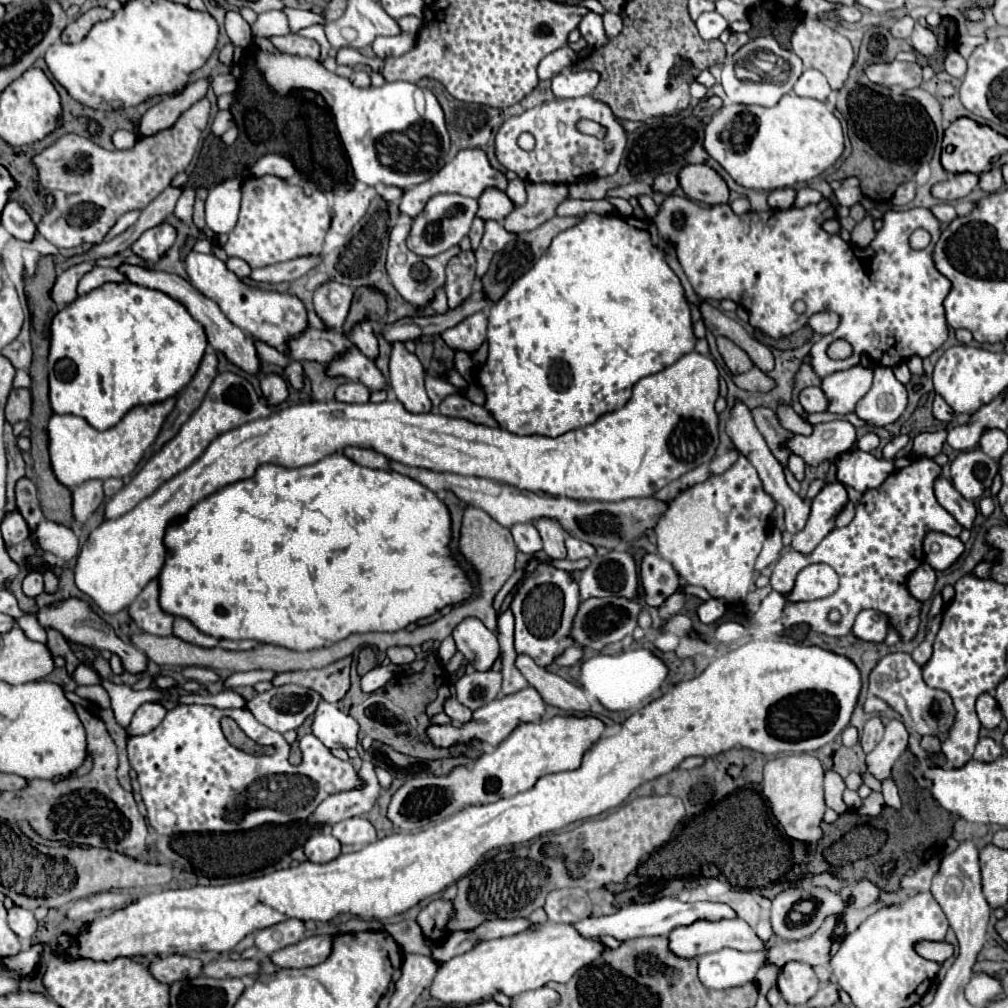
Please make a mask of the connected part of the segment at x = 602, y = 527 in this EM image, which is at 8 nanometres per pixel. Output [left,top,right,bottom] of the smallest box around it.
[390,461,664,549]

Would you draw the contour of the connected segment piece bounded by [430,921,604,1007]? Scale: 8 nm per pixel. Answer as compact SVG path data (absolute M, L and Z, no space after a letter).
M540 923L536 929L528 929L528 933L518 933L512 937L482 941L476 949L458 955L444 963L430 985L430 995L440 999L444 1005L464 1007L482 1003L492 999L496 993L504 993L508 997L516 997L524 991L538 989L548 981L566 983L570 977L584 965L592 963L604 945L596 939L584 939L572 925L560 923Z

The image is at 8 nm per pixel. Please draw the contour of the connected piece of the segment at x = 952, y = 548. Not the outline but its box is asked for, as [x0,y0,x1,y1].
[922,531,964,571]

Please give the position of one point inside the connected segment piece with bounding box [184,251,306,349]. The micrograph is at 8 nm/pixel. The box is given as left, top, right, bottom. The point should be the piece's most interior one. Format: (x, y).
(271, 316)

